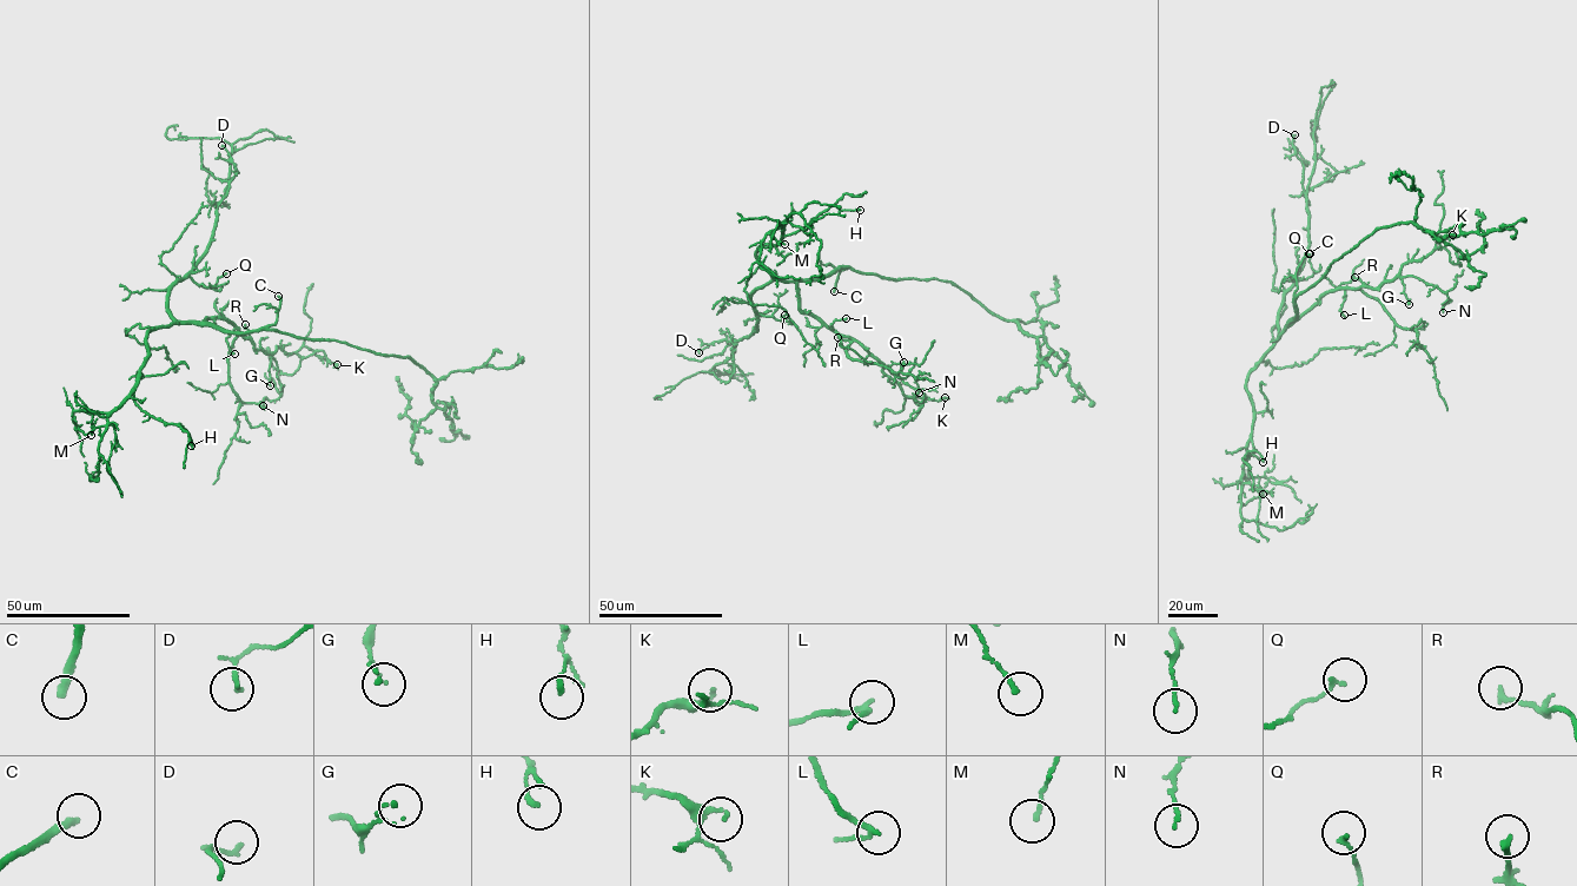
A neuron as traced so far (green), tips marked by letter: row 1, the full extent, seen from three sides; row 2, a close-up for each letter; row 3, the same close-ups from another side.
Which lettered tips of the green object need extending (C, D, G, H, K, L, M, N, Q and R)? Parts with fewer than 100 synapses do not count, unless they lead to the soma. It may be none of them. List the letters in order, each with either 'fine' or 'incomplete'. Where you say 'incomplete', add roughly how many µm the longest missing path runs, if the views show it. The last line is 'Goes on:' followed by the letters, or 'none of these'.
C: incomplete | 90 µm
D: fine
G: fine
H: fine
K: fine
L: fine
M: fine
N: fine
Q: fine
R: fine
Goes on: C

